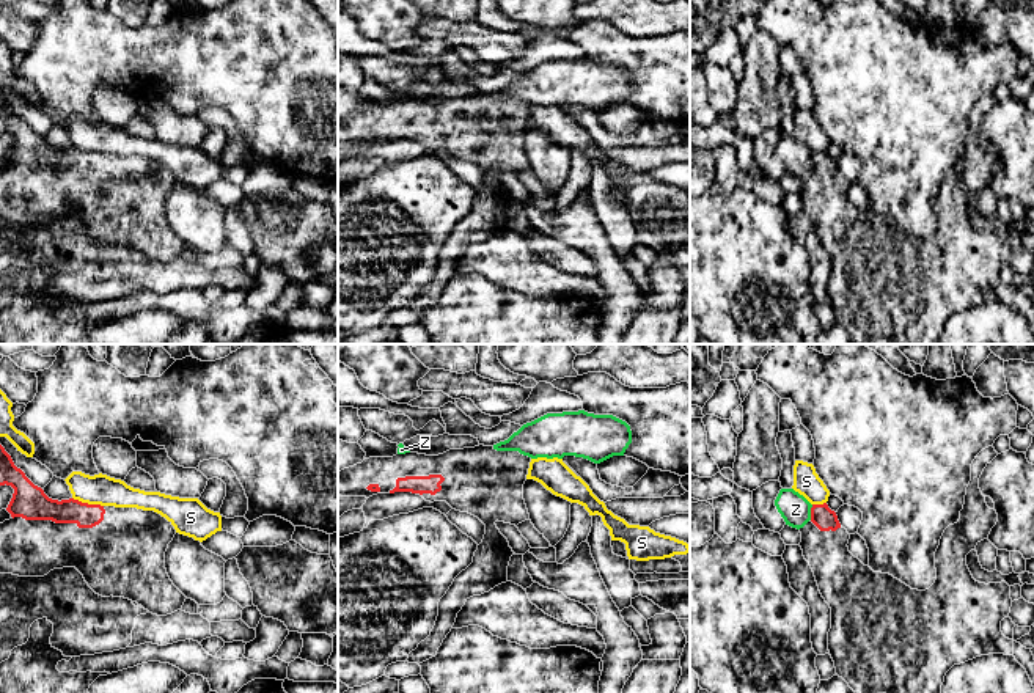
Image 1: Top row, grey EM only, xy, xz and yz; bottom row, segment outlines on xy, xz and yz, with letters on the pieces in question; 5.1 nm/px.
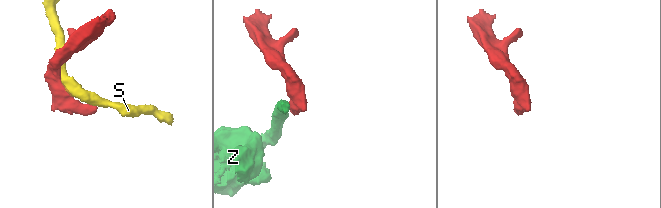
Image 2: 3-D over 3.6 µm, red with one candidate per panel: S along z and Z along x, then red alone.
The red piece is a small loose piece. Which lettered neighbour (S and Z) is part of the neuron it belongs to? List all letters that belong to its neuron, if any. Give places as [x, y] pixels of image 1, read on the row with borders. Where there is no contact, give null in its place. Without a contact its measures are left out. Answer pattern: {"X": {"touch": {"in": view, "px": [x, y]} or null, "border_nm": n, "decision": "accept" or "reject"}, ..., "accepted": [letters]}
{"S": {"touch": {"in": "xy", "px": [87, 503]}, "border_nm": 170, "decision": "reject"}, "Z": {"touch": {"in": "yz", "px": [811, 513]}, "border_nm": 80, "decision": "reject"}, "accepted": []}

